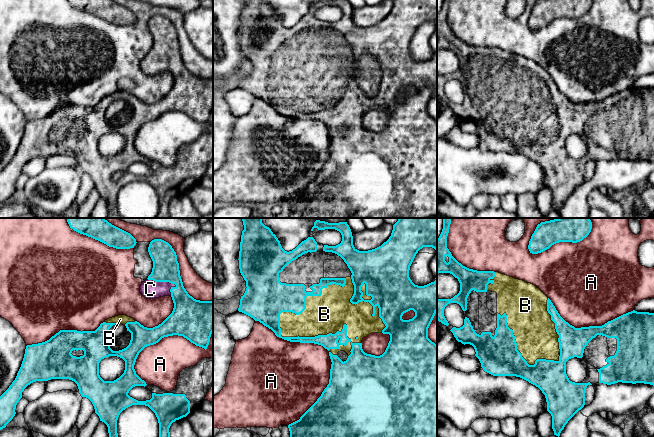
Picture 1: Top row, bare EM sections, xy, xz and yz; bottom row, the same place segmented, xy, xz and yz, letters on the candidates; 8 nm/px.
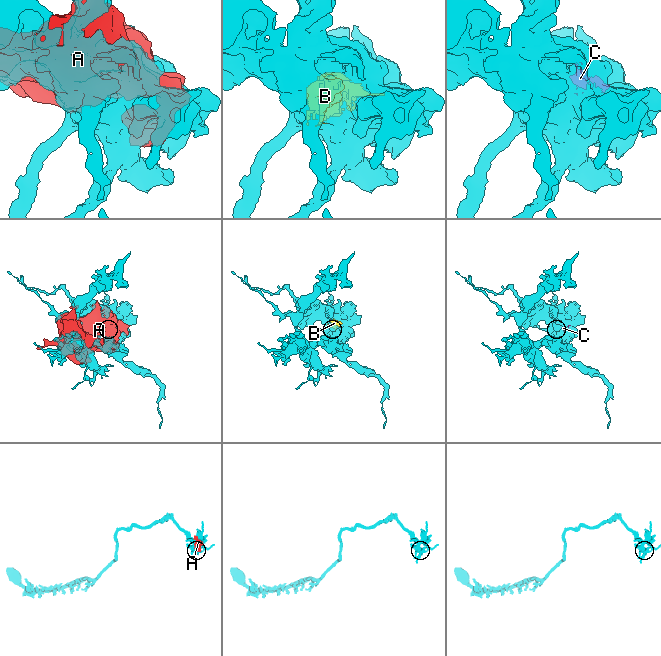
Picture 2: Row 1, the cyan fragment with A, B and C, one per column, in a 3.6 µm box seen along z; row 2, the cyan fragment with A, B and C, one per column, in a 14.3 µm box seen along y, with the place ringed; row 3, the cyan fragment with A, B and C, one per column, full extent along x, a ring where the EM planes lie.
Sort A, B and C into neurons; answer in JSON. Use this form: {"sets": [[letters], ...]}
{"sets": [["A"], ["B", "C"]]}

